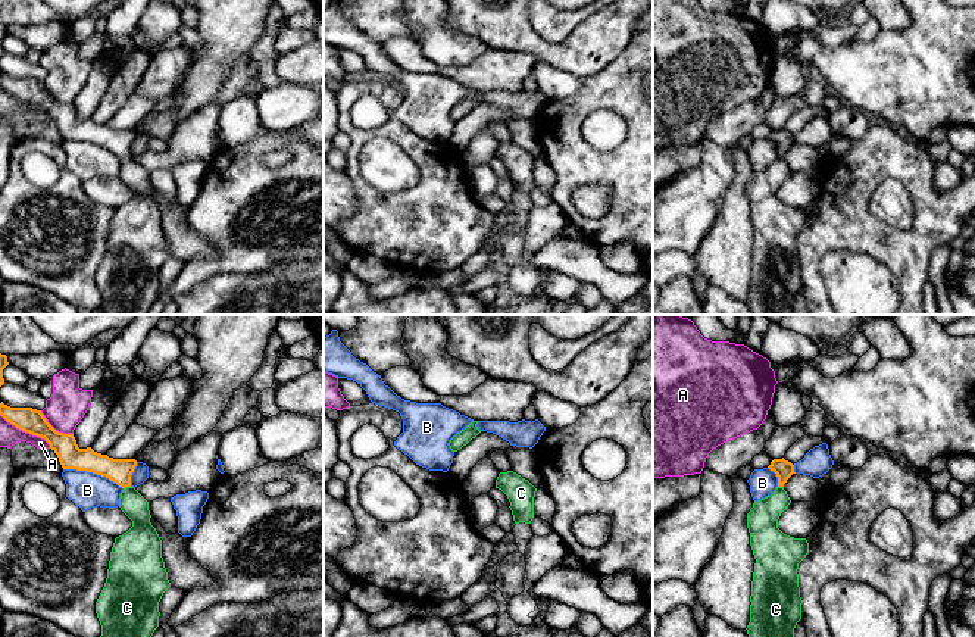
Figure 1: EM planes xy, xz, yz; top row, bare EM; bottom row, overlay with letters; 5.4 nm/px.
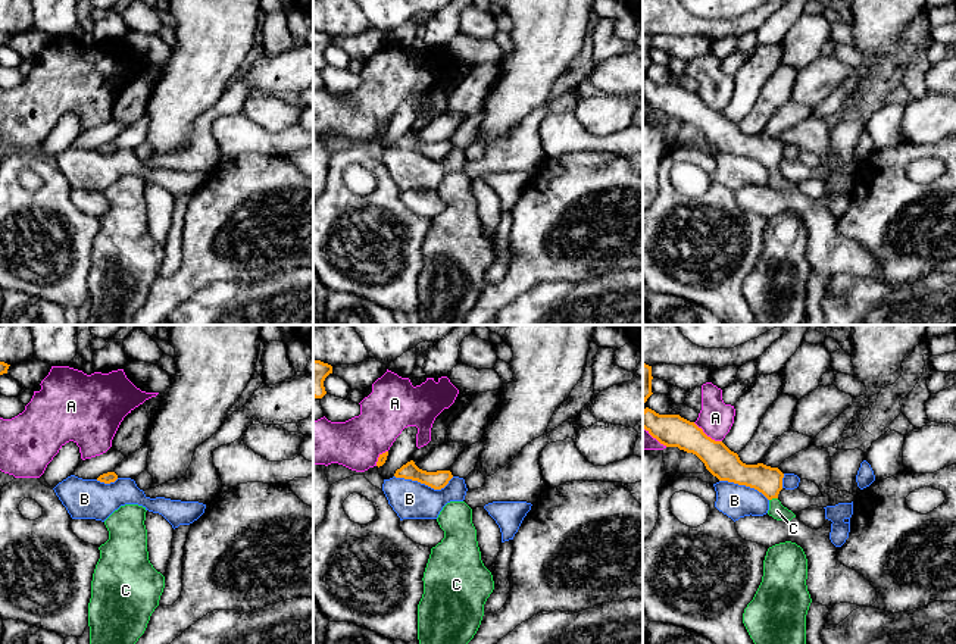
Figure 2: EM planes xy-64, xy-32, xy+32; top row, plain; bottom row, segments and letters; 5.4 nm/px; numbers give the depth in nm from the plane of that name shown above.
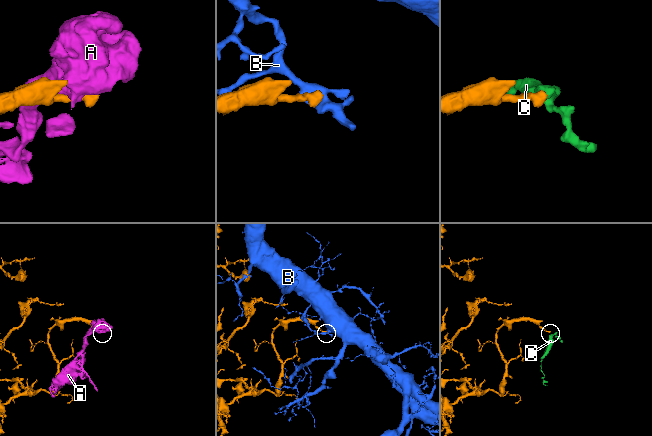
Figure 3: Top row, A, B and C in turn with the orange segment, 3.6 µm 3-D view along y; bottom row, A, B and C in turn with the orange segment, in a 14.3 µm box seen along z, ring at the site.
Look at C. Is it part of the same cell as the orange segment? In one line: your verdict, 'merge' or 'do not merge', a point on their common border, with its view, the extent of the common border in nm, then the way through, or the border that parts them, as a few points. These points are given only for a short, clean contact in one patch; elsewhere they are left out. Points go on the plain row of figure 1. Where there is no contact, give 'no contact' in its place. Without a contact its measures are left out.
merge; meets orange in xy at (127, 156); contact 40 nm long; runs through xy (119, 141), (127, 156), (131, 172)

